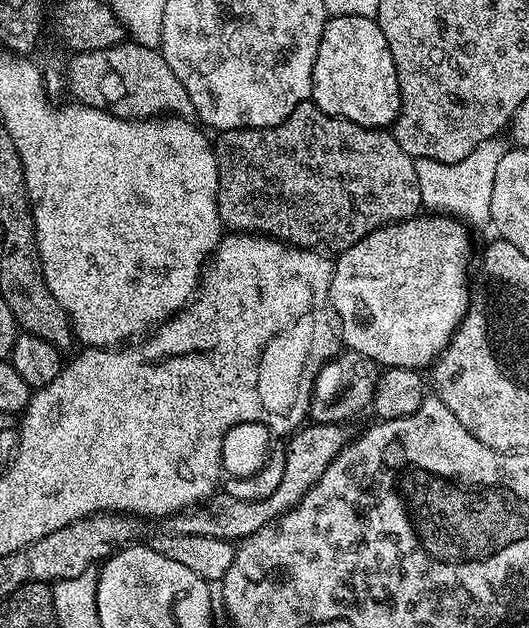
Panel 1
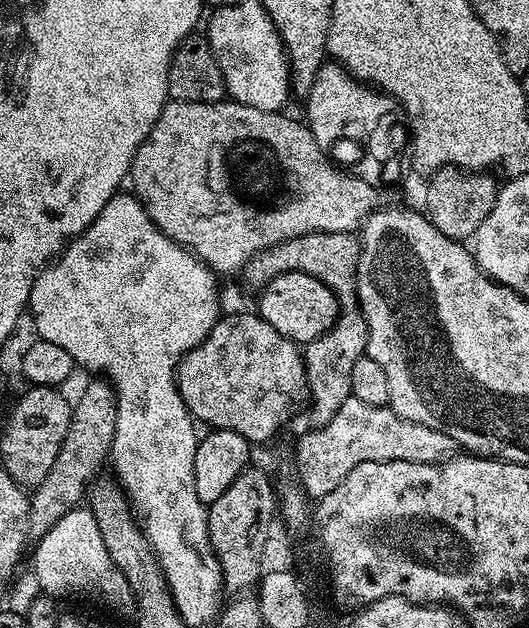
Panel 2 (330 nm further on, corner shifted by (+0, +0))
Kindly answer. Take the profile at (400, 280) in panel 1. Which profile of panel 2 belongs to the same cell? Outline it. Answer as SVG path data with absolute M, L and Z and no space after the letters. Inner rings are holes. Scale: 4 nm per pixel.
M283 272L274 278L265 288L259 289L260 308L258 314L278 334L298 345L306 345L311 340L318 340L329 335L328 332L336 324L336 308L338 297L327 288L318 278L301 272Z

